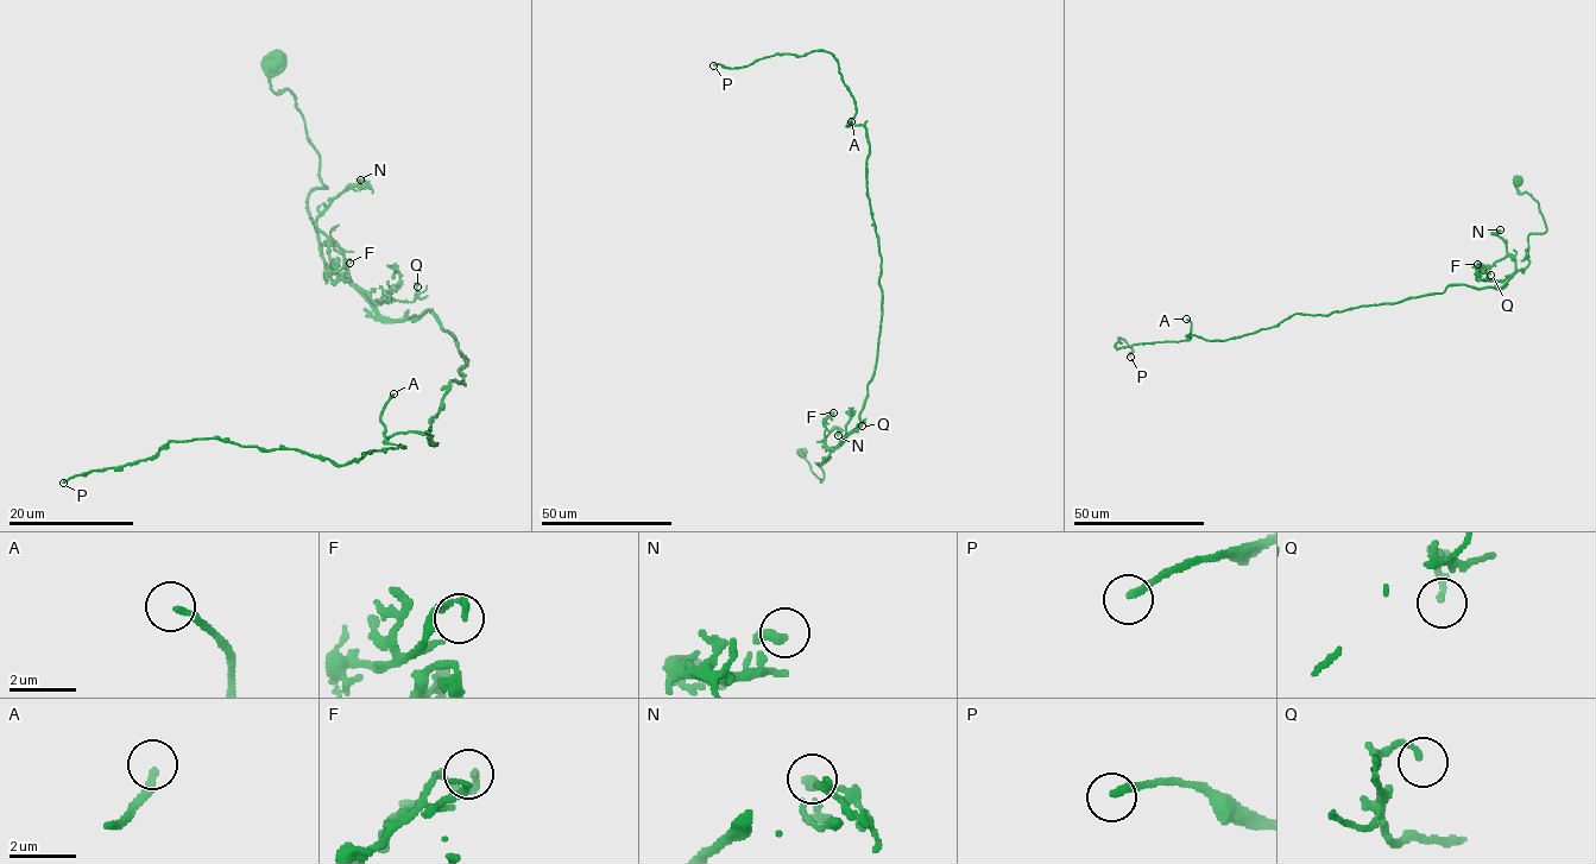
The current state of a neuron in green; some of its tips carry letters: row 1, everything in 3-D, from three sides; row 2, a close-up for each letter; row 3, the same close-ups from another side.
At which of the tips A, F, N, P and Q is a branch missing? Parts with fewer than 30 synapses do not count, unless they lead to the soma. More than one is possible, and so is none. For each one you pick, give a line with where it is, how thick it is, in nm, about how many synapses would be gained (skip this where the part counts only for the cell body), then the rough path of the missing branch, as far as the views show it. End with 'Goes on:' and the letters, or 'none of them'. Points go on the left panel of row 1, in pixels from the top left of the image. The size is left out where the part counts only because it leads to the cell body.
A: (393, 393) | 200 nm | 150 syn
P: (63, 483) | 200 nm | 35 syn
Goes on: A, P

